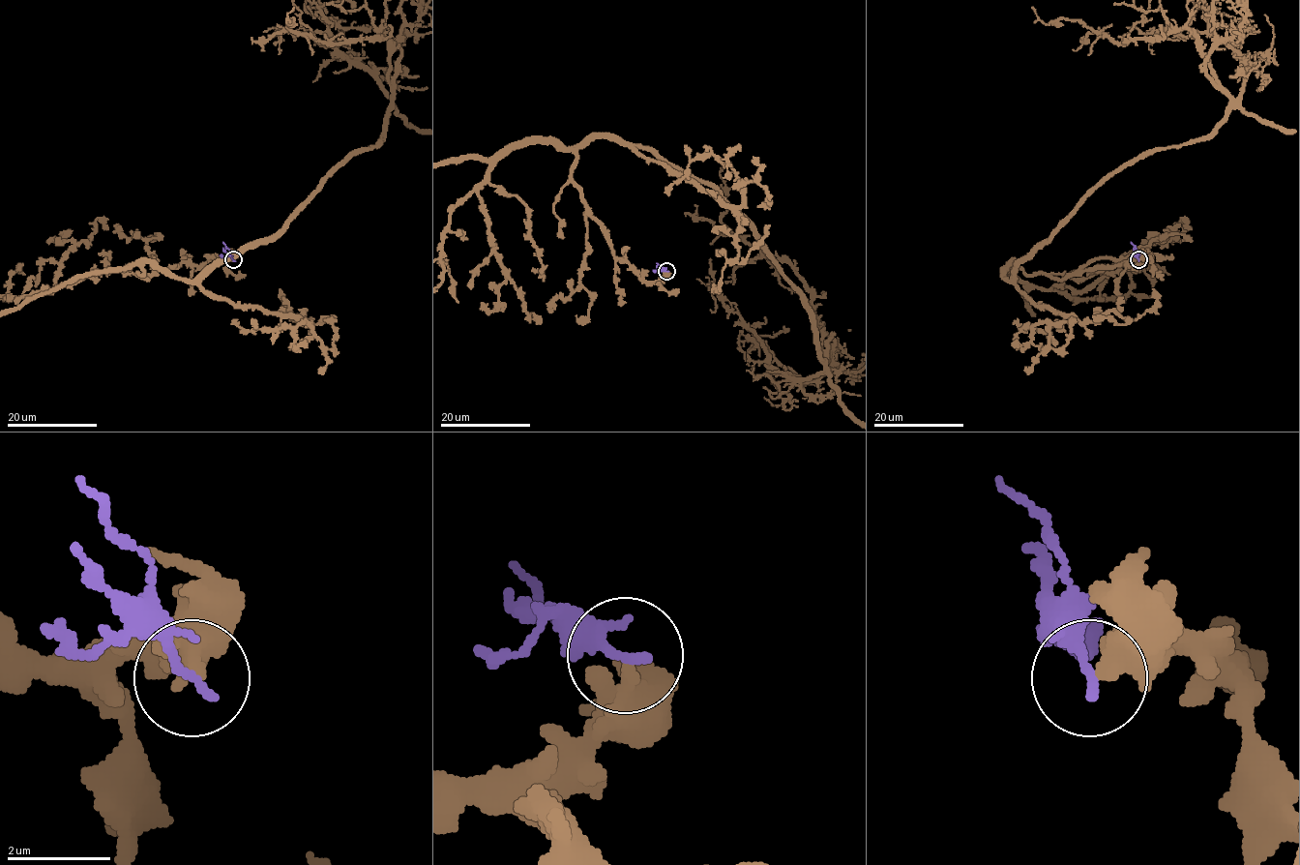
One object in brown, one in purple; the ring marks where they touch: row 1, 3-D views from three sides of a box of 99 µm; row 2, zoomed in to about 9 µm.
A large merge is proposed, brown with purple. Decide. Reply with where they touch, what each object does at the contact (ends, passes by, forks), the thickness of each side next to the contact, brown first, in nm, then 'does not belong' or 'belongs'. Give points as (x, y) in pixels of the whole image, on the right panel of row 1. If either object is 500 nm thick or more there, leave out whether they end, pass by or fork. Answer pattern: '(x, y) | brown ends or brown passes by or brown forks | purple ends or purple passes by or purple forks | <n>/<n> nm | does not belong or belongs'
(1138, 259) | brown ends | purple ends | 400/200 nm | does not belong

